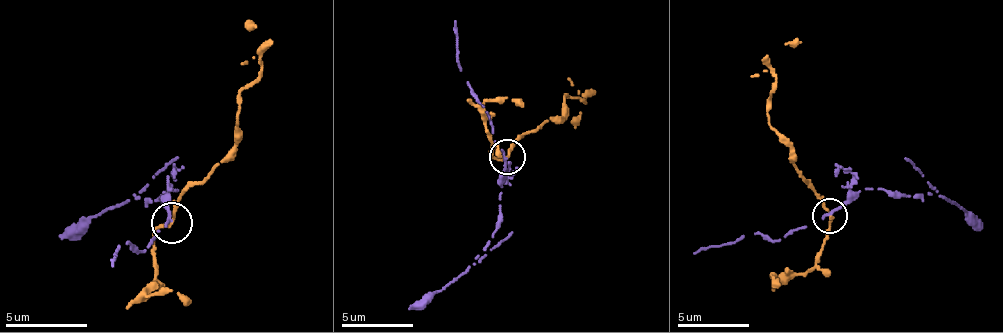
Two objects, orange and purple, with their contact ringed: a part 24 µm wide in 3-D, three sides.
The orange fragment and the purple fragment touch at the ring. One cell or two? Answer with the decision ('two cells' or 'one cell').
two cells

